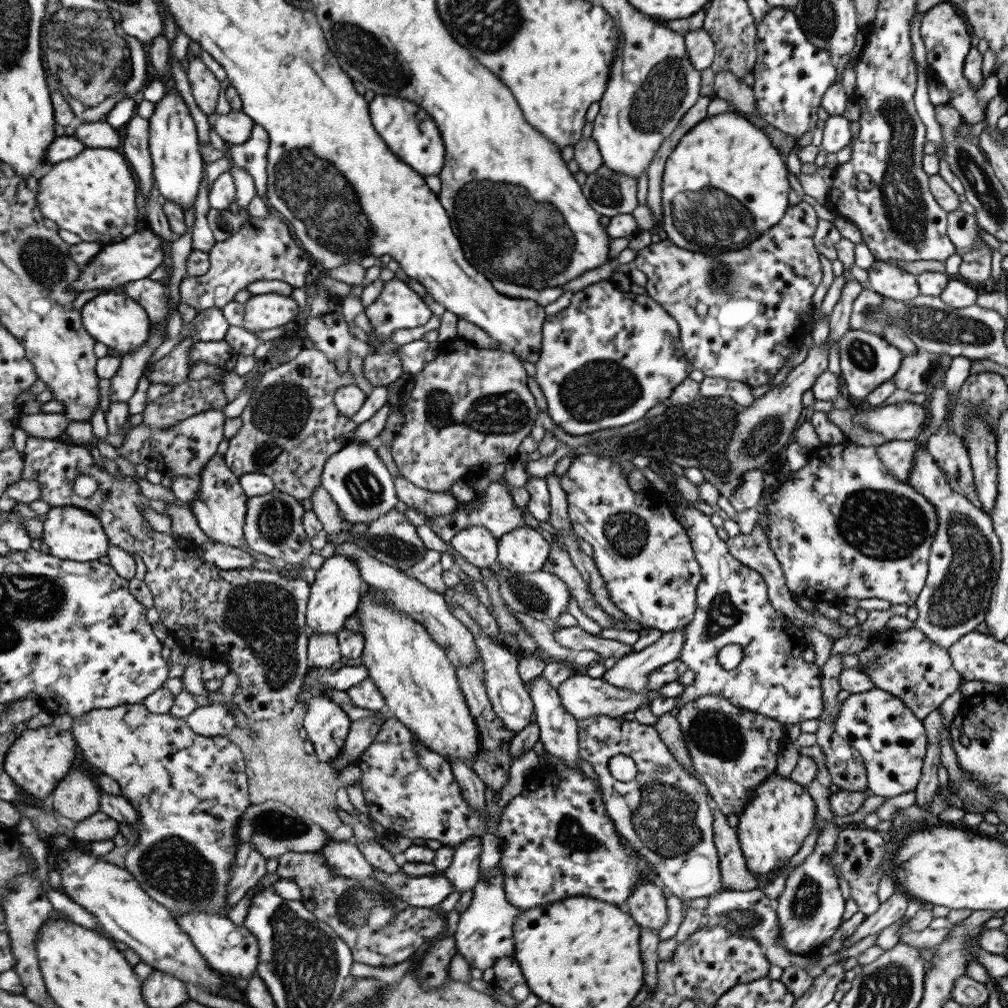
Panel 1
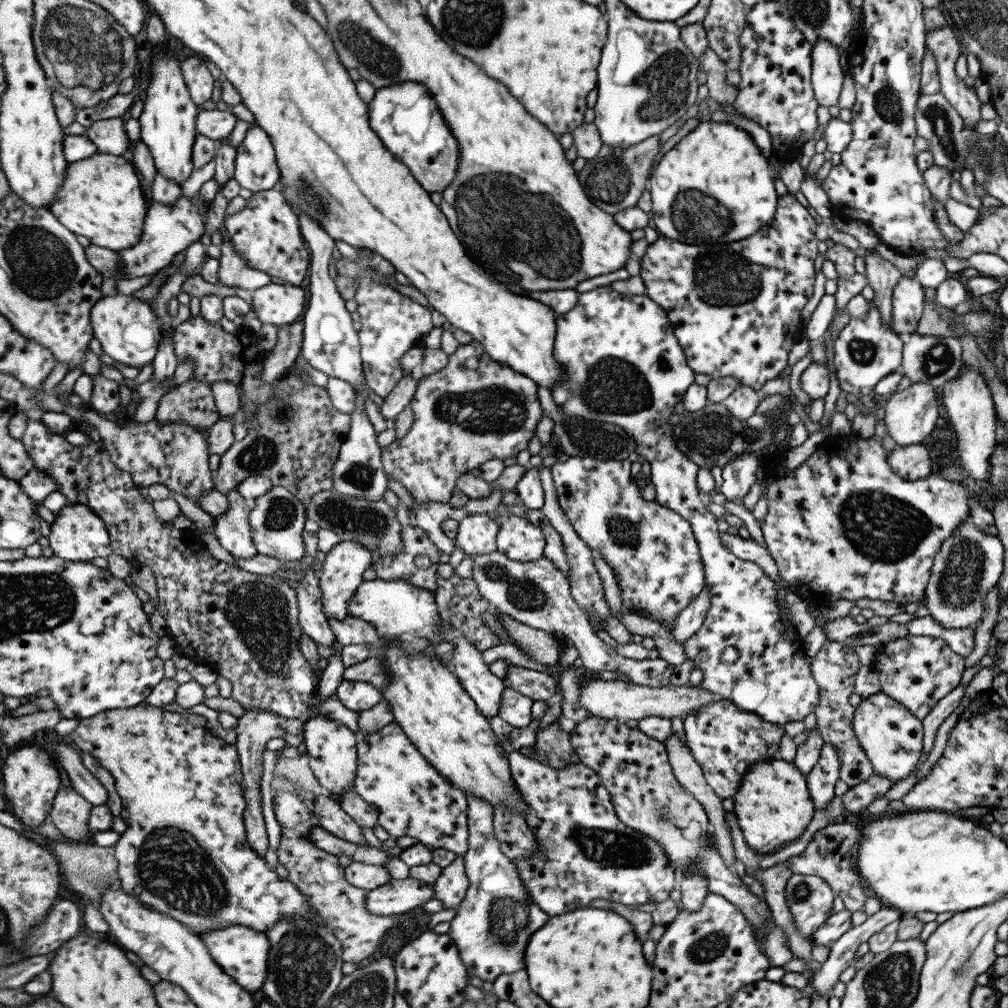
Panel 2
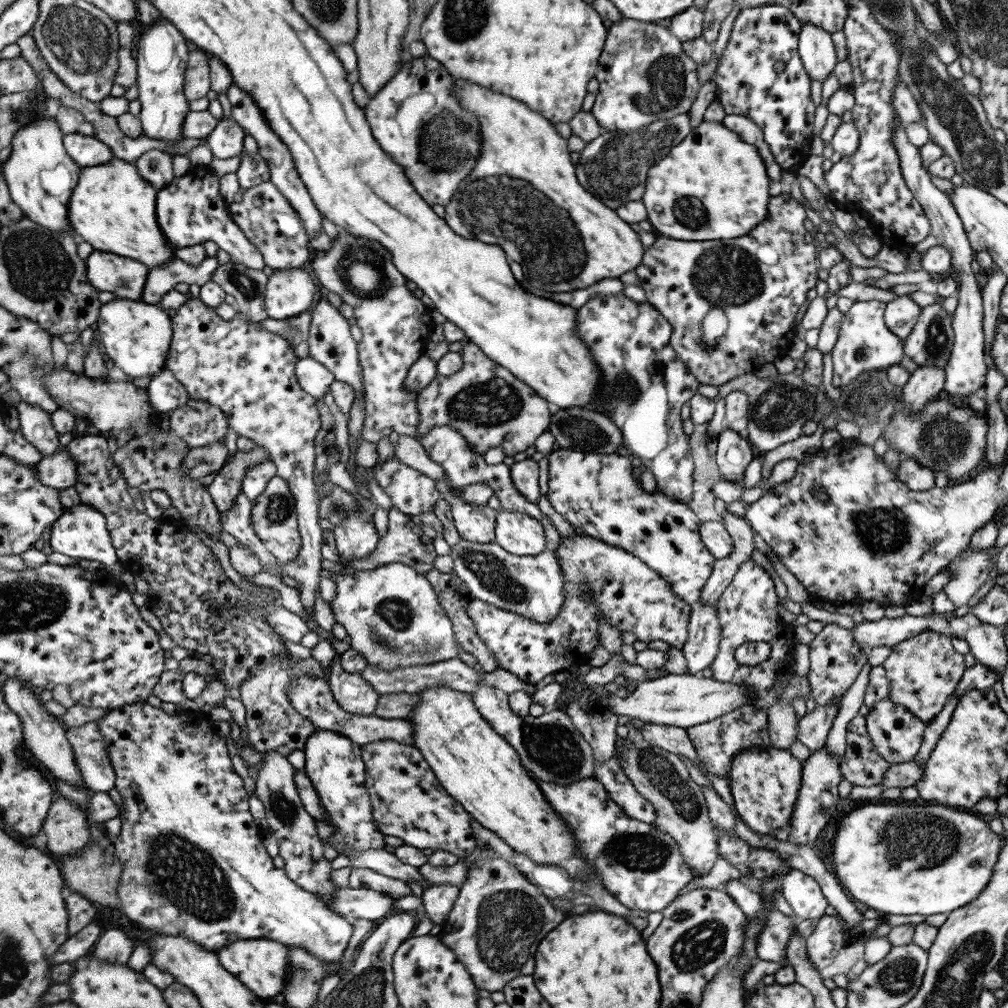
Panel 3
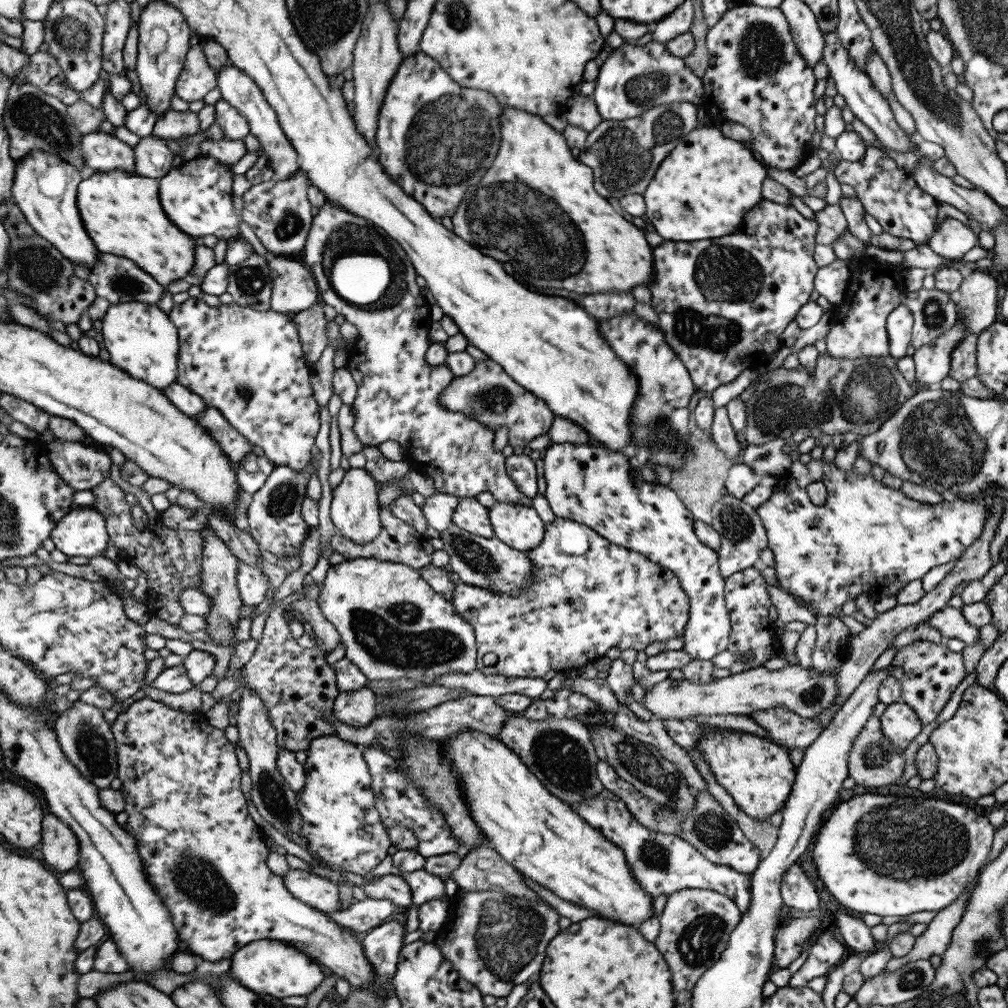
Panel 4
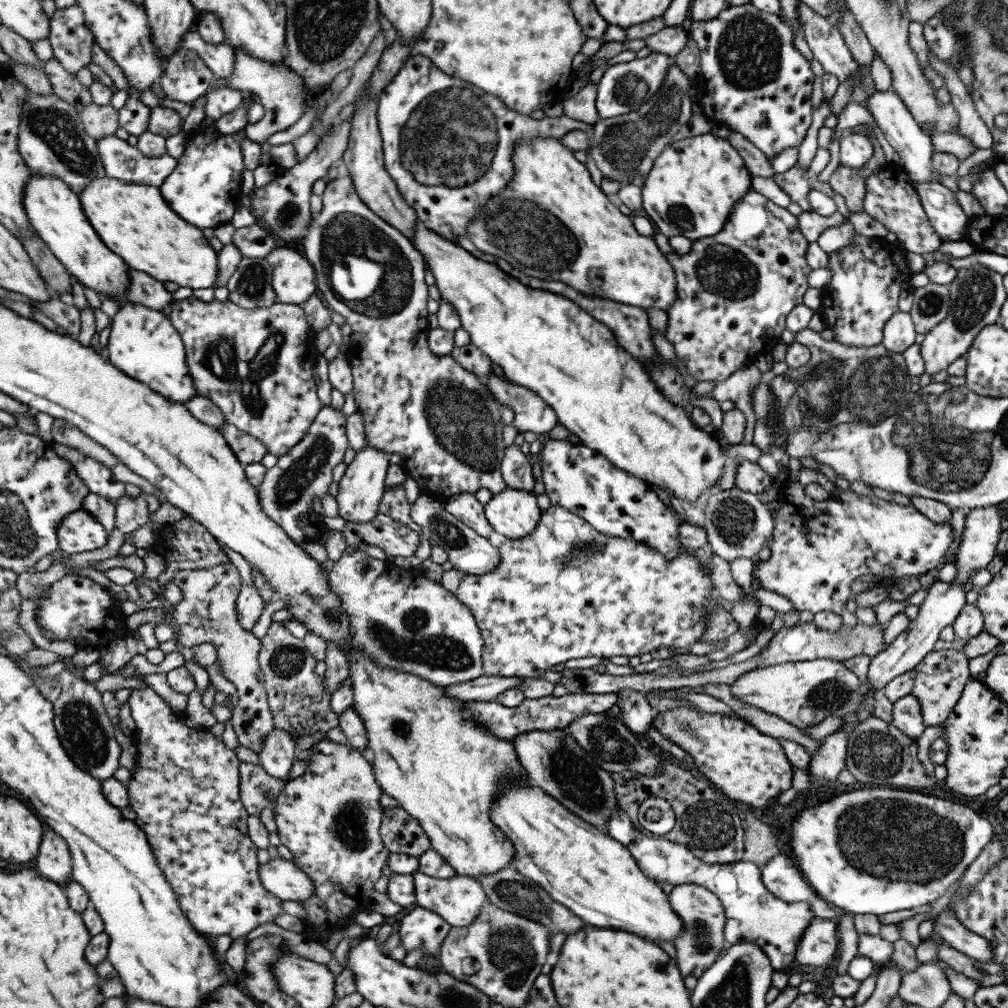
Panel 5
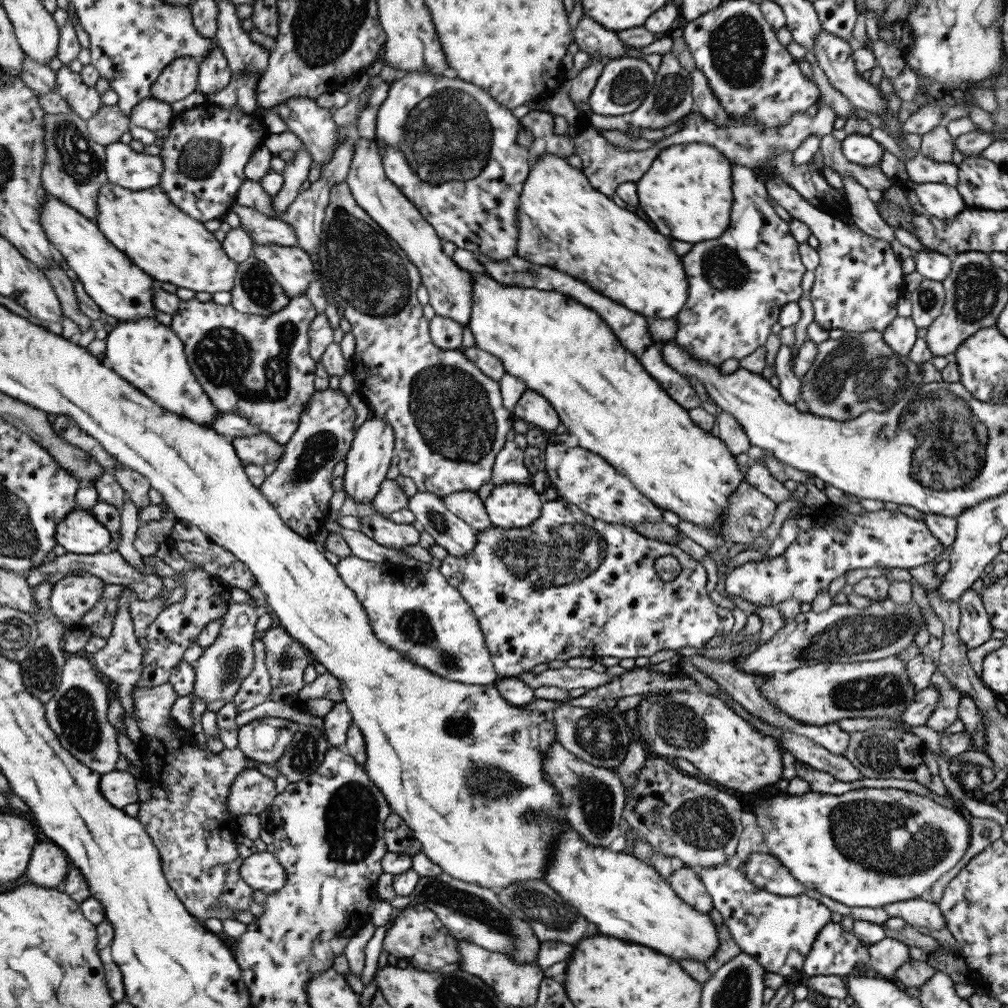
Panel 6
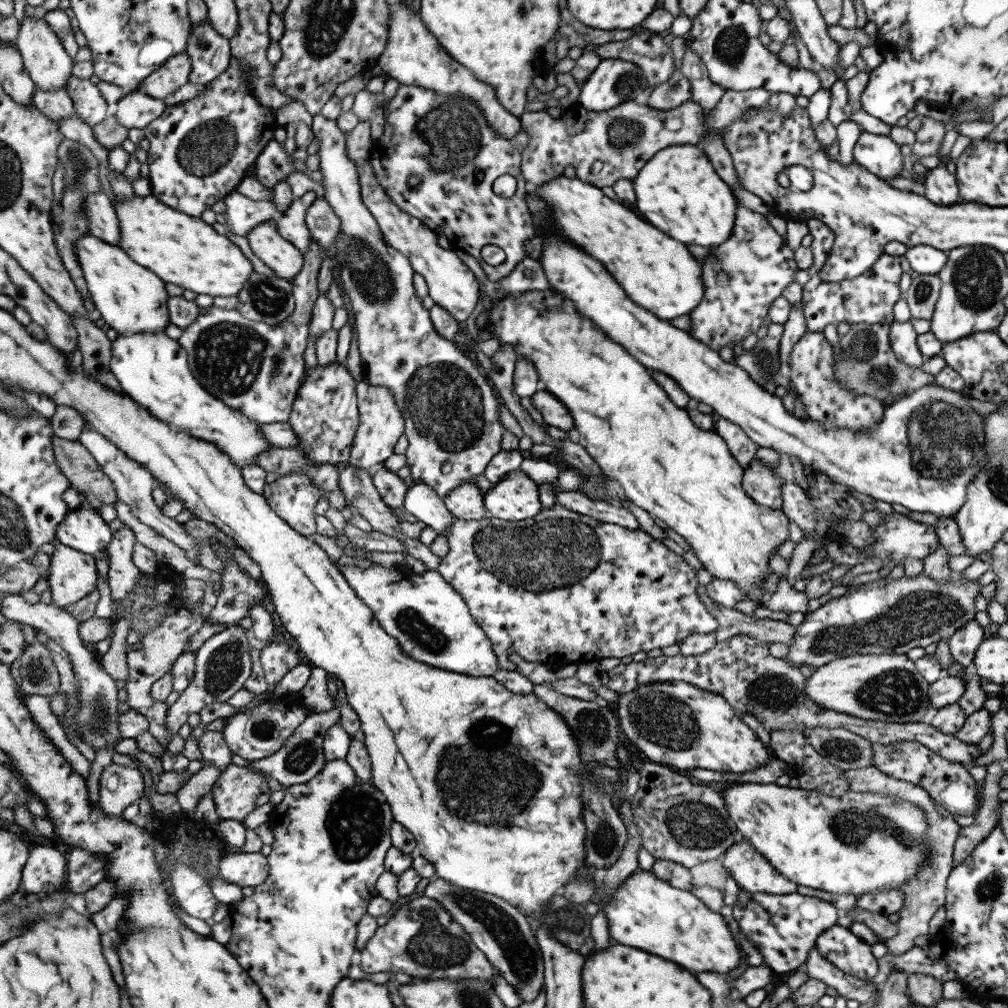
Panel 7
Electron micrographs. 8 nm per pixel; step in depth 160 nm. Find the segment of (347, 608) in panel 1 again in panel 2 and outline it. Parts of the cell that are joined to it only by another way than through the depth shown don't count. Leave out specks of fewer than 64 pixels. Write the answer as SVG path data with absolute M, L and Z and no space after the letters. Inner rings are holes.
M337 541L335 546L332 546L331 550L324 554L323 560L321 573L318 575L322 592L321 610L326 614L326 618L343 620L348 615L347 604L349 604L349 598L351 598L359 583L364 581L361 574L371 564L371 552L361 543L355 541Z

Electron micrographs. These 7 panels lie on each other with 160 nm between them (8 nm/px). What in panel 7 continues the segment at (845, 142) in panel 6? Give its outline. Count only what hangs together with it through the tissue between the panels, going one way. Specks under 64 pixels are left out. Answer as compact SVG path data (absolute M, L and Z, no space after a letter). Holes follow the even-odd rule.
M863 131L852 148L852 157L857 165L885 181L900 176L904 159L902 149L887 135Z

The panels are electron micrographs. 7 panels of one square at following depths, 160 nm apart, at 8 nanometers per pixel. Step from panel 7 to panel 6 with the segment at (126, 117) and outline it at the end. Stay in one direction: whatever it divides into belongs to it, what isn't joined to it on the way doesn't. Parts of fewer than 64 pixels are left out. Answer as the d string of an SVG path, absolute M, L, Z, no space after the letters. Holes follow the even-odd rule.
M151 96L132 110L130 119L133 126L158 133L160 130L170 129L175 117L172 105Z

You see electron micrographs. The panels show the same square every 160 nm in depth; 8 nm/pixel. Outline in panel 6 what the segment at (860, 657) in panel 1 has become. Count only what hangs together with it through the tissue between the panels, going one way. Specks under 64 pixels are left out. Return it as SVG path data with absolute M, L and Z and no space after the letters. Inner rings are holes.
M934 663L934 673L929 685L935 685L940 695L926 720L926 725L936 732L941 732L943 728L947 728L949 724L953 724L958 719L958 704L963 694L946 680L946 670L938 670L936 663Z

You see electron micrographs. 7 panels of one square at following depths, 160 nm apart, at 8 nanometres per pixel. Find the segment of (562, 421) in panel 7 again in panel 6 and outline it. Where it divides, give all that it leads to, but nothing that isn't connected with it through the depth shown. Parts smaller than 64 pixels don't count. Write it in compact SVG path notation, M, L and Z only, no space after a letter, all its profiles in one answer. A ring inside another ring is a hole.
M531 389L525 390L513 408L513 416L529 426L541 430L555 430L561 426L558 414L543 396Z

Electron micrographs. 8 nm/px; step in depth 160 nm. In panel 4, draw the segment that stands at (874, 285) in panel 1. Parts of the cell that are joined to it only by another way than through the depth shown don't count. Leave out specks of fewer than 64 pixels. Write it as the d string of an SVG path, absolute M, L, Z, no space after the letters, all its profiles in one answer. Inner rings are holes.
M897 305L886 316L886 332L889 339L889 355L897 360L906 356L912 328L912 314L906 306Z

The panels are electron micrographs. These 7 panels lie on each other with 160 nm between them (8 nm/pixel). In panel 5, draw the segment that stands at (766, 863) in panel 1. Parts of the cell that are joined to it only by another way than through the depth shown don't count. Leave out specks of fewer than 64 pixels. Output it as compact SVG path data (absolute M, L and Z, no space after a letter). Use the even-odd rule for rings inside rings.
M673 707L656 712L652 718L652 725L669 742L684 750L696 768L707 778L706 780L733 803L740 802L751 808L761 809L775 802L779 793L791 786L793 768L783 754L780 742L776 738L761 734L741 718L721 713L704 713L691 707Z

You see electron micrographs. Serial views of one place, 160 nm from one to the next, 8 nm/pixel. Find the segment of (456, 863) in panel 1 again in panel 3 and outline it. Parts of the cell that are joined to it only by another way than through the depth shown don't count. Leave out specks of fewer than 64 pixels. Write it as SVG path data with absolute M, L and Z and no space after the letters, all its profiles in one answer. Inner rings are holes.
M439 884L429 885L422 890L421 910L427 914L434 925L441 924L446 920L459 889L460 887L455 885Z

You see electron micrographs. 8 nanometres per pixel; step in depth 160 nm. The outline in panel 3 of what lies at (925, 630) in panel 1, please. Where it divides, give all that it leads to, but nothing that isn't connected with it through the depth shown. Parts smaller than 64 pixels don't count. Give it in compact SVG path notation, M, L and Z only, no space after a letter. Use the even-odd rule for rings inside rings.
M968 546L943 568L943 572L953 572L955 575L942 587L945 596L949 598L955 608L969 602L969 598L977 592L977 588L994 573L994 566L989 565L987 559L993 550L984 548L972 552Z

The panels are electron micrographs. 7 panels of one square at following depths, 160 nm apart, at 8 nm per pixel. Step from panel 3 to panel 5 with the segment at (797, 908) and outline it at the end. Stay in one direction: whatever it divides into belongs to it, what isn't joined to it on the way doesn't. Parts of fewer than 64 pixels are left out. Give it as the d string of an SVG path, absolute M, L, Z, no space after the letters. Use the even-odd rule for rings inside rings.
M785 855L771 857L760 872L763 887L783 902L810 901L814 897L801 872Z

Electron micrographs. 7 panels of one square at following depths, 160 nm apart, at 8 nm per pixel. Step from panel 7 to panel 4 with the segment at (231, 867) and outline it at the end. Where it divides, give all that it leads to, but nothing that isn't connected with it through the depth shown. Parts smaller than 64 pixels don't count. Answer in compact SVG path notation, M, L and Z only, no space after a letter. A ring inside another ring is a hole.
M289 869L281 878L284 889L299 902L323 913L339 911L337 907L341 899L335 883L303 870Z

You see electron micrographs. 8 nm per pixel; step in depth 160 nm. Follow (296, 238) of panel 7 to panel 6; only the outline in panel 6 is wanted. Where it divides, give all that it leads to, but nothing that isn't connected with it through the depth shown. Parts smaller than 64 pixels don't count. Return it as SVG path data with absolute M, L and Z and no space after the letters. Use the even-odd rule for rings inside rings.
M234 203L231 212L237 214L241 226L252 238L252 248L257 245L278 244L291 246L296 244L296 234L287 223L273 217L266 217L249 207Z

